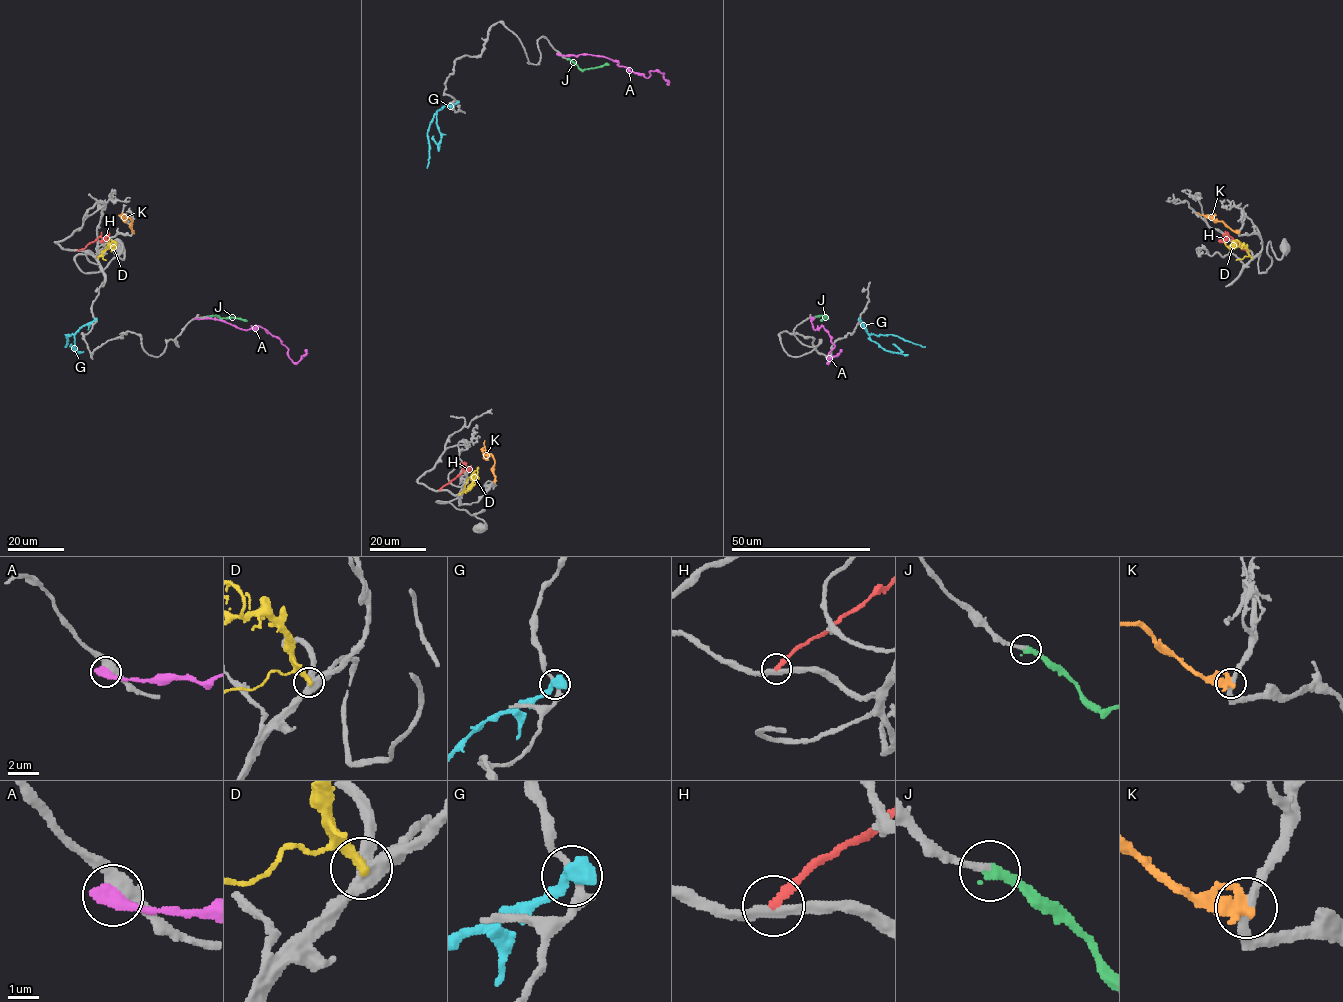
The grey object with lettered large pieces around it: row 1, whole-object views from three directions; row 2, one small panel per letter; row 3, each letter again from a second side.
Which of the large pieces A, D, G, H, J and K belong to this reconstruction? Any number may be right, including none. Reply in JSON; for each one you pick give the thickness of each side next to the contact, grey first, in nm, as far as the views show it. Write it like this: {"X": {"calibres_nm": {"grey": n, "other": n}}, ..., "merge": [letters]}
{"J": {"calibres_nm": {"grey": 240, "other": 300}}, "merge": ["J"]}

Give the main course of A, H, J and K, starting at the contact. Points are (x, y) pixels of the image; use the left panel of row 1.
A: (196, 318), (224, 320), (246, 330), (260, 326), (280, 340), (294, 363), (306, 352), (305, 349)
H: (77, 250), (109, 233), (107, 237)
J: (206, 316), (247, 321)
K: (132, 232), (132, 221), (123, 216), (123, 212)

